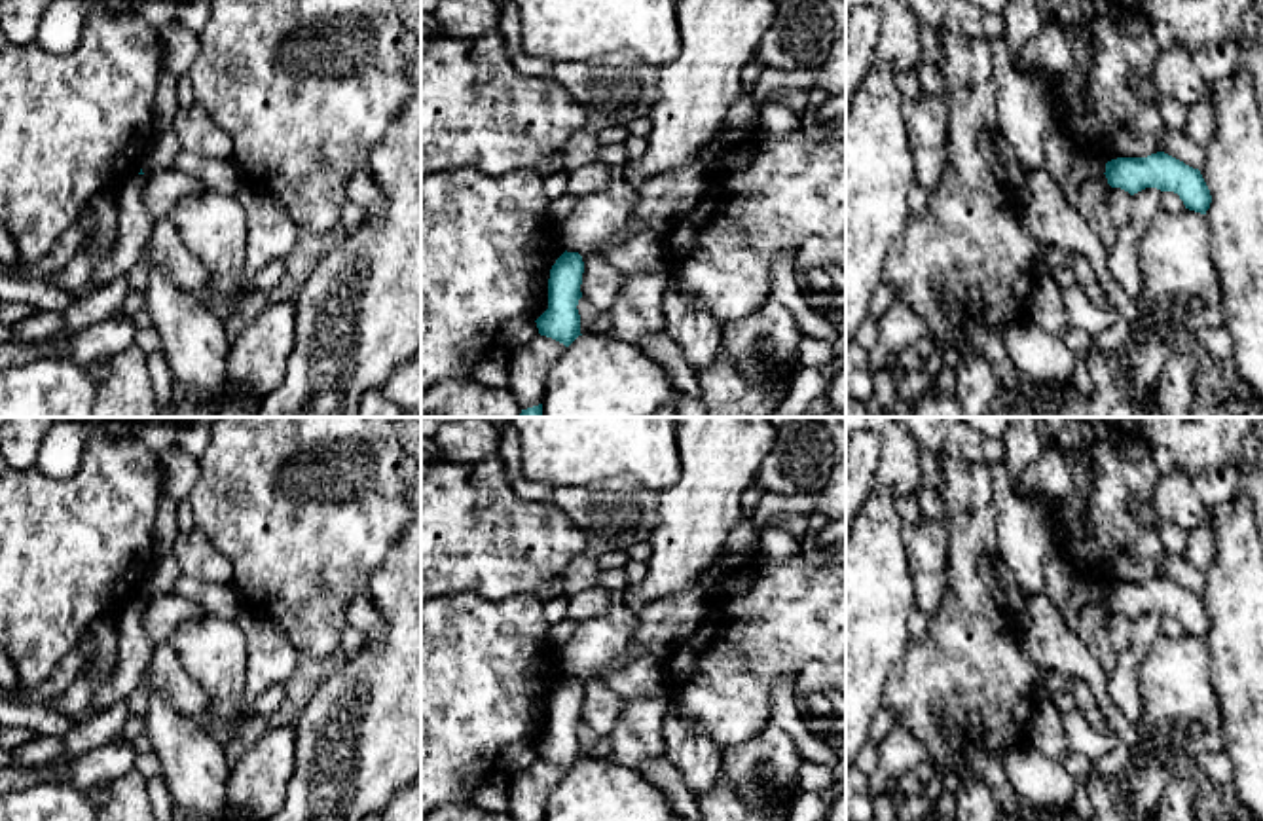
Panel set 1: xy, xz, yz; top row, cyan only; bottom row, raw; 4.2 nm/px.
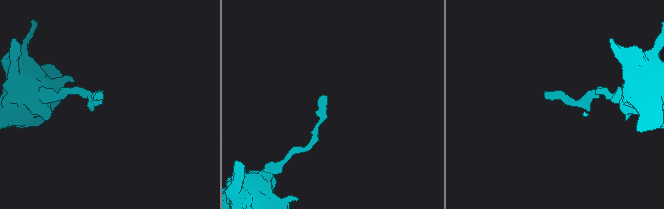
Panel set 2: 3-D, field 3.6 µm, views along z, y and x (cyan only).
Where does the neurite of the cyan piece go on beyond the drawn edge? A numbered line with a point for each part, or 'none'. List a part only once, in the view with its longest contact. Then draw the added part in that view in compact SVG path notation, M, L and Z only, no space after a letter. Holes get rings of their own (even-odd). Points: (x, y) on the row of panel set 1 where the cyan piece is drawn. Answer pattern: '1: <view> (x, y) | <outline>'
none

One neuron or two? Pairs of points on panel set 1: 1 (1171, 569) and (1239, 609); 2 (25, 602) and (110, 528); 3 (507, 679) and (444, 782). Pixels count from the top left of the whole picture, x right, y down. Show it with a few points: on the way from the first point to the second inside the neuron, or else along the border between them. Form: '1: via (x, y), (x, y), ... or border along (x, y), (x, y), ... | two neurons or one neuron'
1: border along (1205, 571), (1205, 588), (1199, 594) | two neurons
2: via (46, 581), (90, 539) | one neuron
3: via (482, 704), (444, 742), (444, 757) | one neuron

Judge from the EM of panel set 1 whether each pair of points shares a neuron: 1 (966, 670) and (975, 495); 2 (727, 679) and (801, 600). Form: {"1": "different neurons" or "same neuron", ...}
{"1": "same neuron", "2": "same neuron"}

